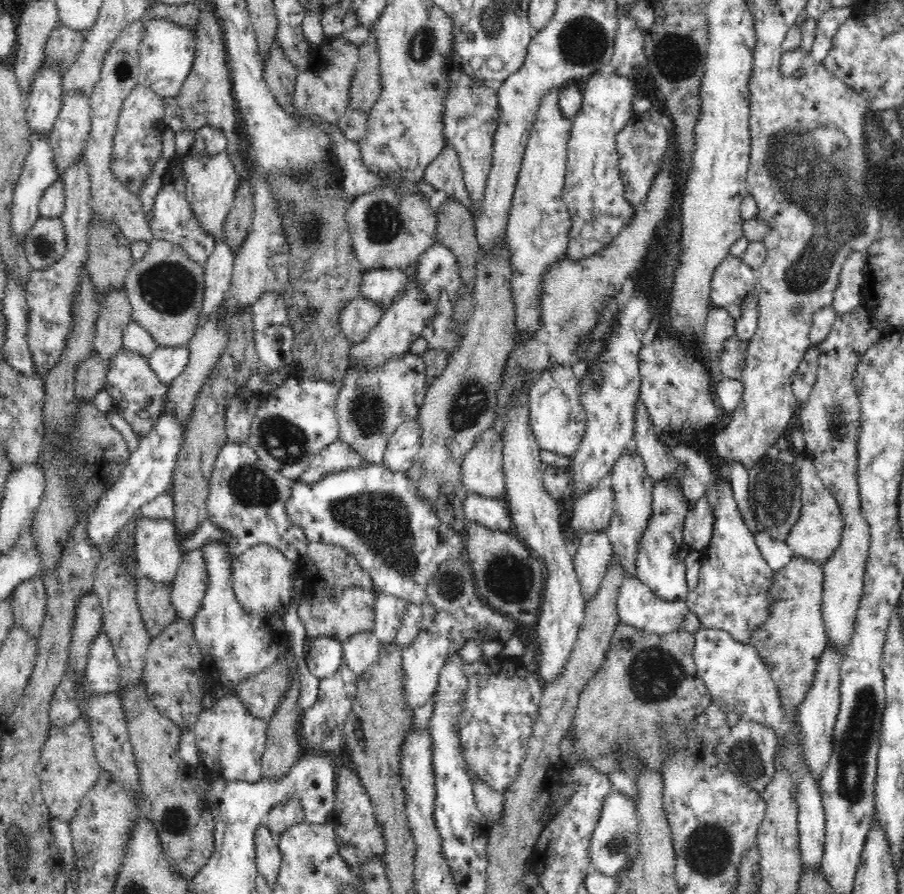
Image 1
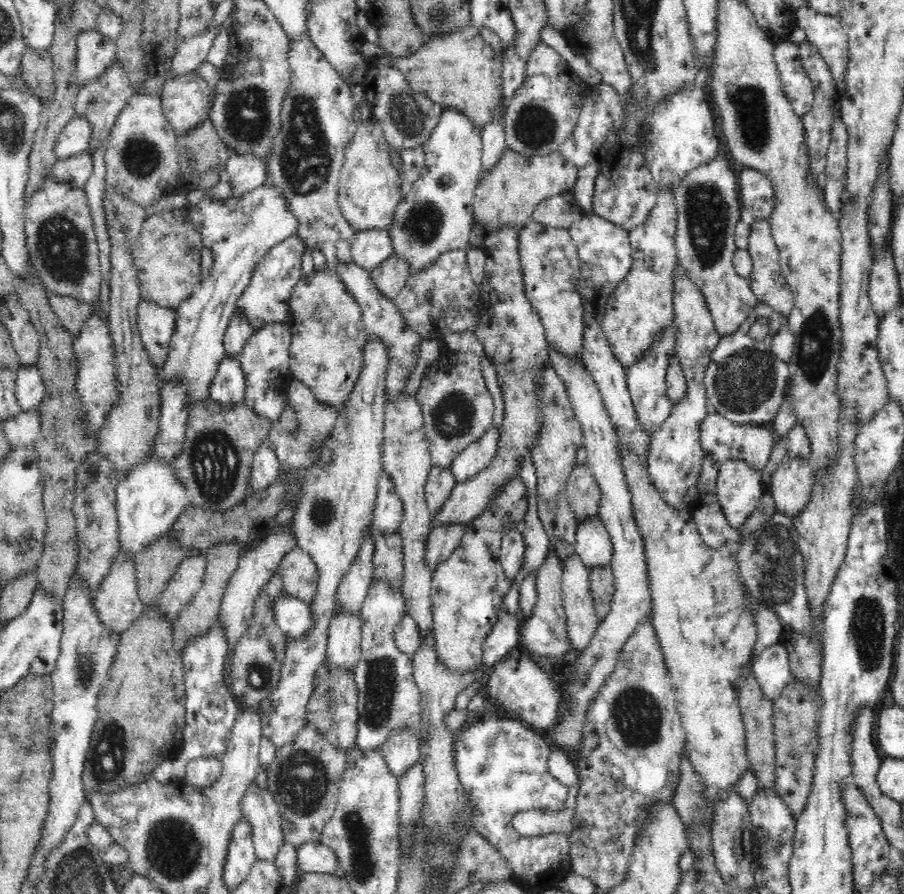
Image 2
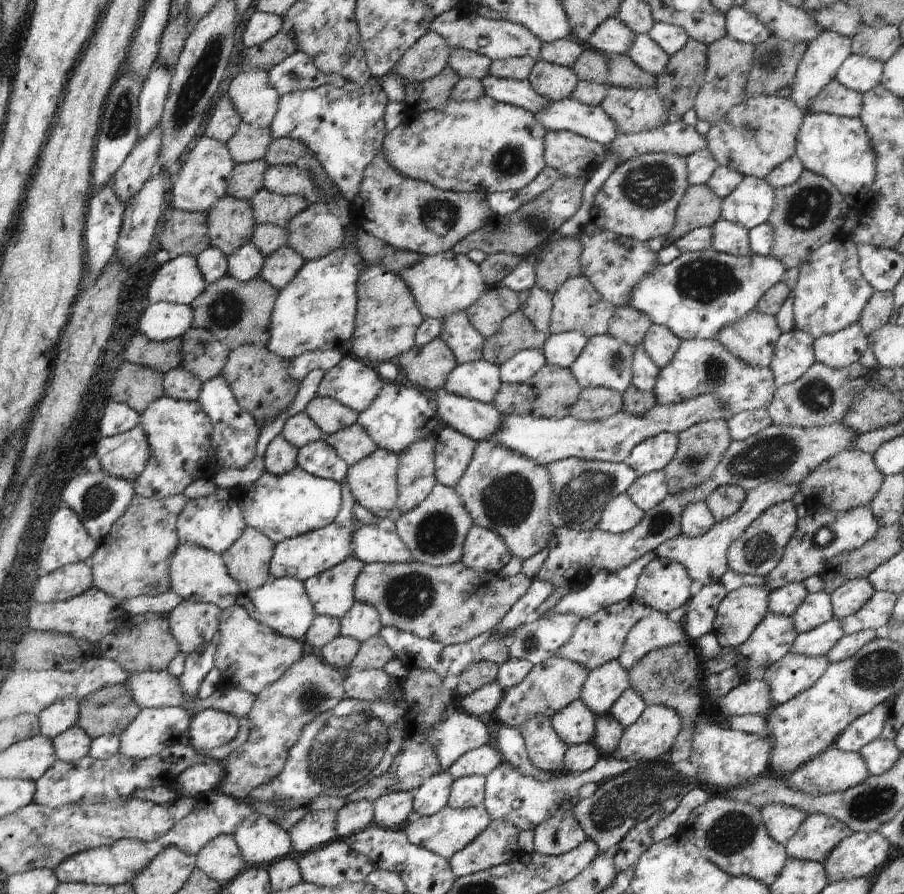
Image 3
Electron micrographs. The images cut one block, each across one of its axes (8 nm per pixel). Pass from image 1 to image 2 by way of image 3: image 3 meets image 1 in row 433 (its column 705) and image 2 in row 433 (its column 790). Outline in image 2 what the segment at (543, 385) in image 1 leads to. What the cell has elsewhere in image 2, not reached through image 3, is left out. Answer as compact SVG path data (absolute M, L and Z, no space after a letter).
M492 426L453 458L450 469L456 483L467 482L490 466L499 450L500 437L500 429Z

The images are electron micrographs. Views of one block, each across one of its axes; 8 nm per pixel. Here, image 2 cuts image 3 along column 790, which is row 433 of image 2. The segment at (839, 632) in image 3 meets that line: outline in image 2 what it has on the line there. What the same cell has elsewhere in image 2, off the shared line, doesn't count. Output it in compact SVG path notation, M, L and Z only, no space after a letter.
M673 320L668 324L668 328L664 328L660 332L660 336L656 338L656 342L652 342L650 350L644 354L643 358L636 360L632 366L626 368L627 387L635 408L638 422L643 425L643 429L648 434L652 434L658 430L662 423L670 416L673 402L667 395L666 373L671 356L676 354L676 339Z

